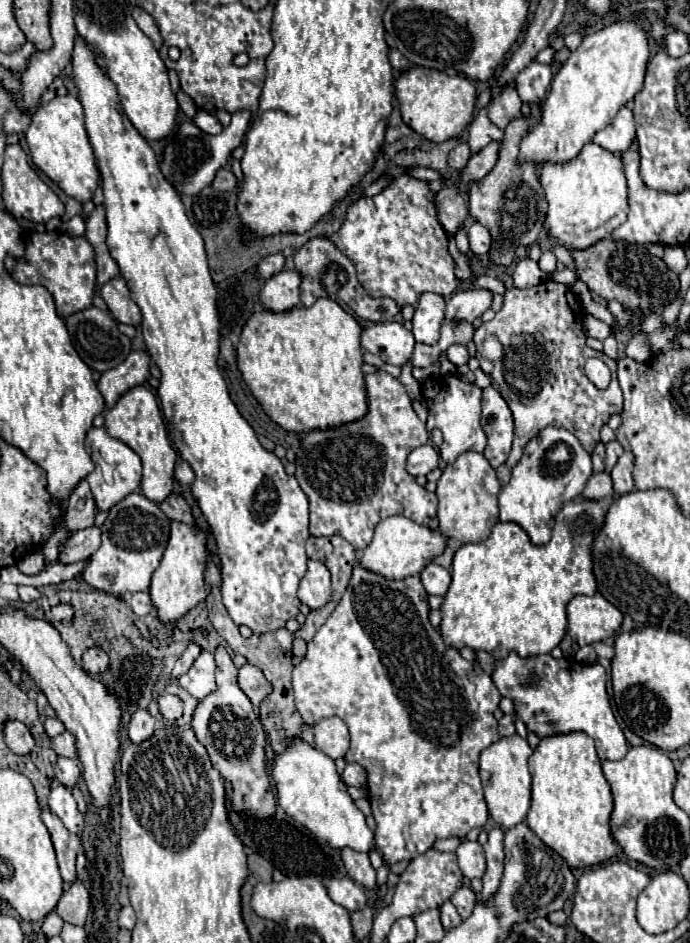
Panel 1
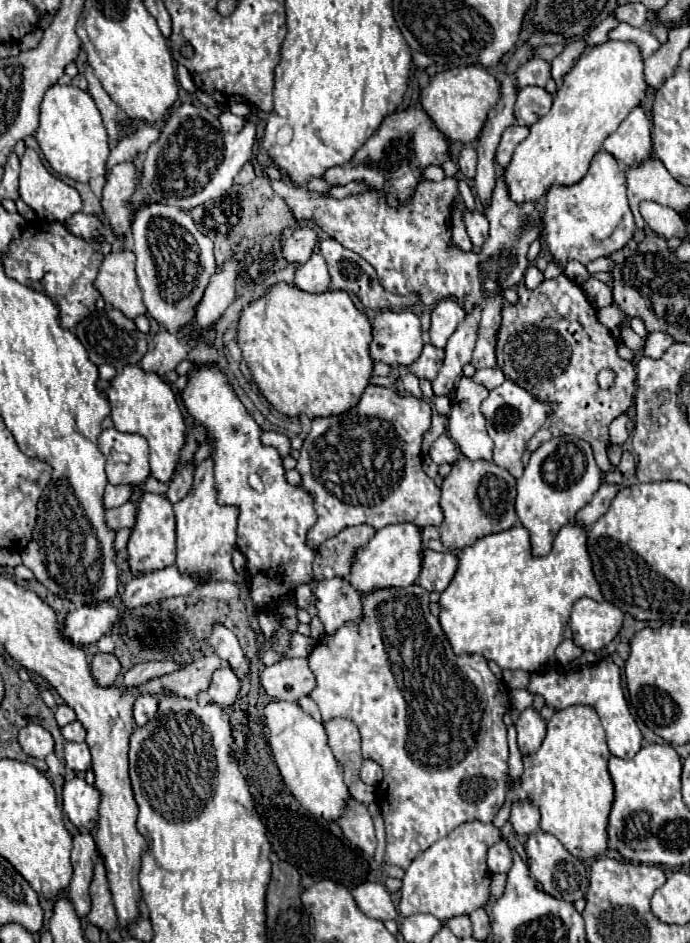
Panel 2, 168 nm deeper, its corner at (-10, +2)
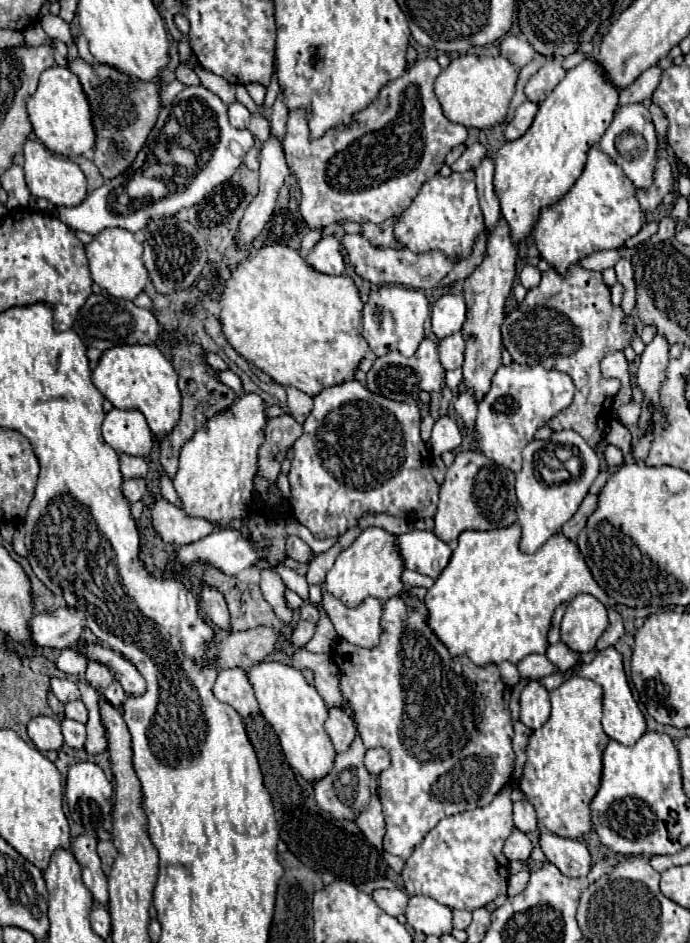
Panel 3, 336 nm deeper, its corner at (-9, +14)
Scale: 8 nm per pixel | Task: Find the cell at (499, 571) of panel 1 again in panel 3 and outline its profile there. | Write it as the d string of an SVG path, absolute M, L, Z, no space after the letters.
M514 523L504 529L492 531L464 531L458 537L458 545L450 557L450 563L440 573L436 583L428 589L424 597L426 605L426 621L434 635L444 643L452 657L466 655L474 665L500 665L502 661L518 663L526 655L532 653L546 653L548 649L548 629L554 615L554 609L564 603L572 601L578 593L590 593L604 605L608 605L608 595L596 585L592 573L584 565L580 551L576 549L574 541L564 541L564 537L554 535L550 537L542 549L532 555L526 555L518 549L520 541L520 527Z

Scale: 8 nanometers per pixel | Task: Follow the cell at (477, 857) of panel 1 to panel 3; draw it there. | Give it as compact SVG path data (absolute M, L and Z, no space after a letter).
M514 829L504 845L504 855L510 861L516 861L516 859L528 859L530 853L532 853L532 841L528 839L526 833Z

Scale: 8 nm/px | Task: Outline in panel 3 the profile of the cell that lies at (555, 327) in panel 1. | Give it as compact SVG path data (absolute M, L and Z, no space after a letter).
M572 265L566 275L554 269L542 273L540 285L528 291L524 303L506 315L502 343L516 363L540 363L546 369L558 369L574 379L576 397L572 405L560 411L548 427L556 431L572 429L582 435L590 447L596 447L612 421L612 403L620 389L620 381L604 379L600 361L628 347L634 333L634 319L624 315L622 307L612 305L610 287L604 283L602 273Z

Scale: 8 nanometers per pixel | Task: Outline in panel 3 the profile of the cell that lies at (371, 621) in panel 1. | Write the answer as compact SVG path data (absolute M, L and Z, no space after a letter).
M392 597L384 603L384 633L380 637L380 645L376 649L360 649L348 641L338 641L338 645L334 647L334 661L340 669L340 689L344 693L344 697L350 701L352 709L354 709L354 719L358 723L360 729L360 737L364 741L366 747L384 747L388 749L390 757L392 757L392 765L380 773L380 787L378 787L378 797L382 803L382 813L386 819L386 835L384 835L384 851L400 857L400 859L408 859L412 855L412 851L424 841L426 833L444 817L450 817L454 813L462 813L462 811L470 811L476 807L484 807L488 805L496 793L510 783L512 779L512 769L514 769L514 751L512 751L512 737L514 737L514 729L512 729L512 719L510 719L510 711L508 711L508 699L510 699L510 689L502 683L500 675L498 675L498 667L496 665L486 665L486 667L476 667L470 659L460 659L460 665L456 663L456 659L450 657L448 649L438 641L438 637L432 633L432 629L426 623L426 609L424 603L416 597L408 597L406 601L402 597Z

